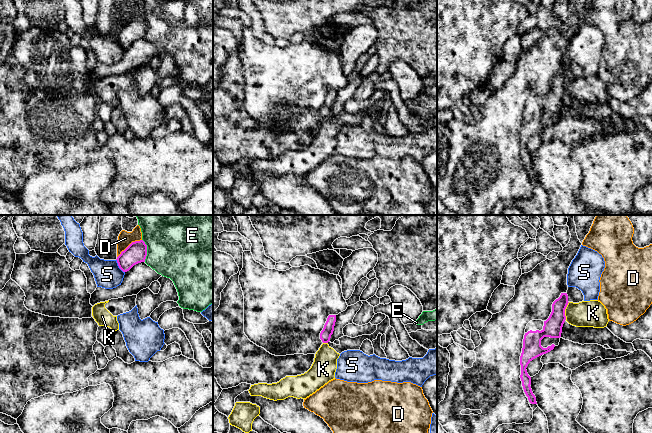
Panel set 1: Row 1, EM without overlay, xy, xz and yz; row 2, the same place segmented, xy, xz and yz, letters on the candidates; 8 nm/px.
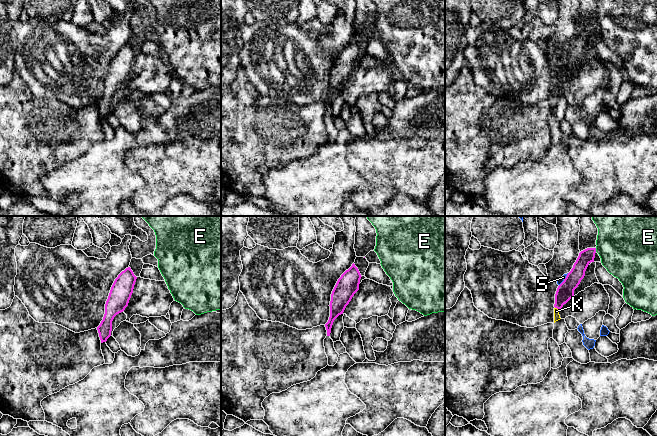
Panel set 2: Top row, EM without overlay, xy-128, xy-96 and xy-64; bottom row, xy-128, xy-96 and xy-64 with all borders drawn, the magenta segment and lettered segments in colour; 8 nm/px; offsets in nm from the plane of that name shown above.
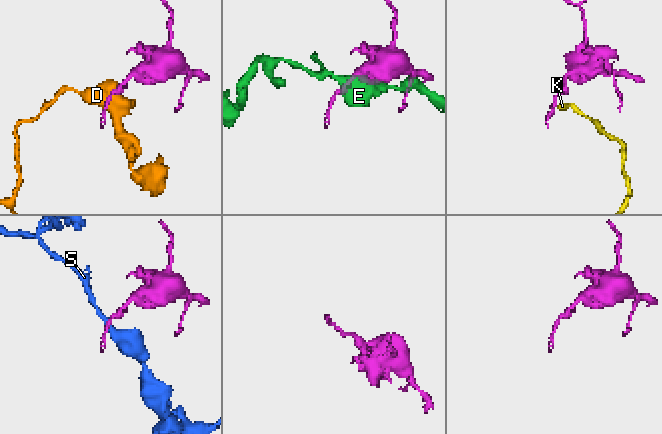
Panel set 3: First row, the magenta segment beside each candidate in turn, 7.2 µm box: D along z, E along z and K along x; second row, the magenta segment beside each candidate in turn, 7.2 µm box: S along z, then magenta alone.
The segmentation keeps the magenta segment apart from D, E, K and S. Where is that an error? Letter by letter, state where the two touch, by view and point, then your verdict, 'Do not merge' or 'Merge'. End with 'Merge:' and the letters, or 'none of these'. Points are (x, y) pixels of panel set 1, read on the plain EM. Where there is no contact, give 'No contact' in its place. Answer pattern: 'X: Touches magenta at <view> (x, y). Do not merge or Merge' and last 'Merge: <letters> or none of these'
D: Touches magenta at xy (129, 21). Do not merge
E: Touches magenta at xy (146, 26). Do not merge
K: Touches magenta at yz (564, 87). Do not merge
S: Touches magenta at xy (118, 41). Do not merge
Merge: none of these

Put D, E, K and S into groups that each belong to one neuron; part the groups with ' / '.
D / E / K / S

